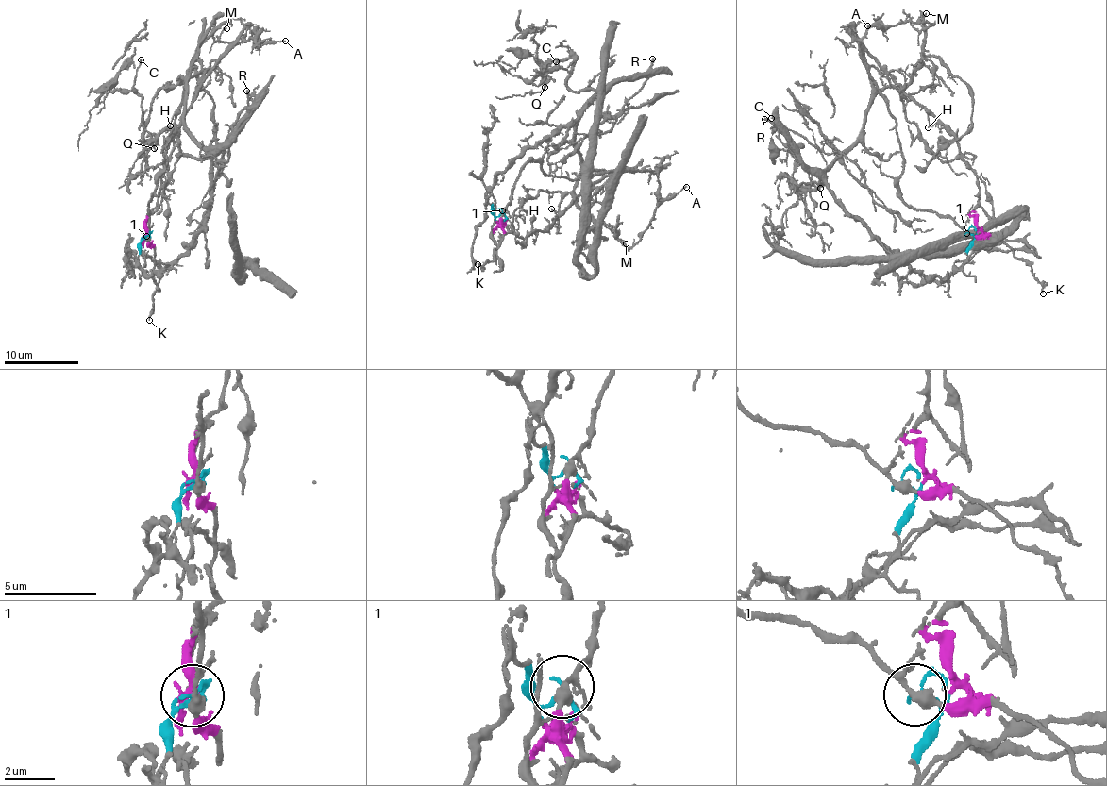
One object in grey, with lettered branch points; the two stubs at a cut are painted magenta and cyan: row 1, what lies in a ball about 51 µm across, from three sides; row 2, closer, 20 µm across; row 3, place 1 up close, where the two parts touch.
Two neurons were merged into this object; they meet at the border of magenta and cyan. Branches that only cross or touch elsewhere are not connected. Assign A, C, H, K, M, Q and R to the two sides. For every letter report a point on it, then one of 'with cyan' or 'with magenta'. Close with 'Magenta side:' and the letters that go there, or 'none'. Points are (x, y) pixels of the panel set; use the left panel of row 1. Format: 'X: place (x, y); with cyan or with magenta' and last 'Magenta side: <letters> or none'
A: place (285, 41); with magenta
C: place (141, 59); with cyan
H: place (170, 125); with magenta
K: place (149, 320); with magenta
M: place (226, 28); with magenta
Q: place (154, 148); with cyan
R: place (246, 91); with cyan
Magenta side: A, H, K, M

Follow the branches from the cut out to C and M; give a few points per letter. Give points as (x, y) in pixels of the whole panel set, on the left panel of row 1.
C: (142, 237), (137, 263), (168, 267), (209, 197), (209, 159), (144, 126), (140, 58)
M: (142, 237), (148, 242), (150, 196), (195, 94), (245, 30), (258, 38), (234, 44), (219, 38), (226, 27)

